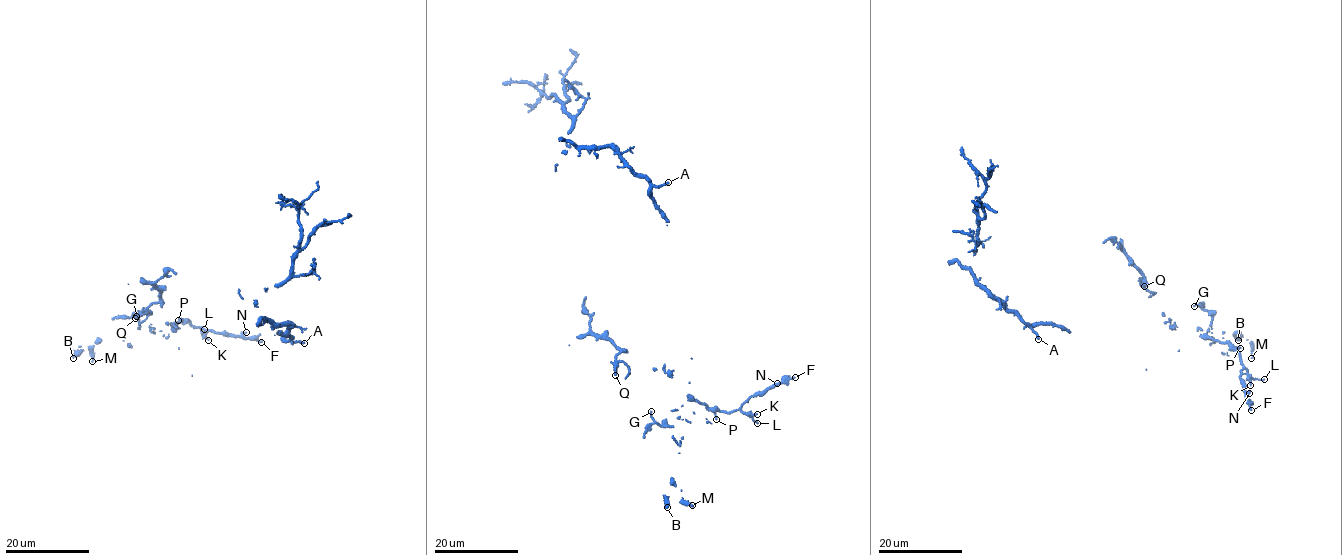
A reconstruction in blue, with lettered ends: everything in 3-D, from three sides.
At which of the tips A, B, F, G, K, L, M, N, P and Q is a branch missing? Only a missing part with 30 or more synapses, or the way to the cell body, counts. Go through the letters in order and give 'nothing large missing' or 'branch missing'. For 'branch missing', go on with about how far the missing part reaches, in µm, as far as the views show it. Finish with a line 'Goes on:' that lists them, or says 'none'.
A: branch missing | 100 µm
B: nothing large missing
F: nothing large missing
G: nothing large missing
K: nothing large missing
L: nothing large missing
M: nothing large missing
N: nothing large missing
P: nothing large missing
Q: nothing large missing
Goes on: A

